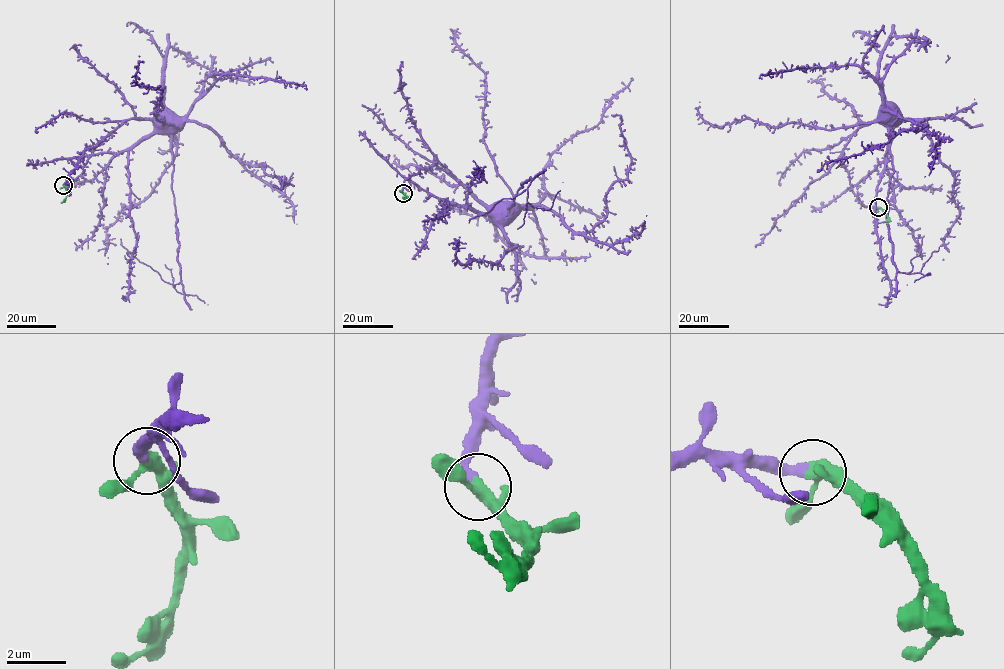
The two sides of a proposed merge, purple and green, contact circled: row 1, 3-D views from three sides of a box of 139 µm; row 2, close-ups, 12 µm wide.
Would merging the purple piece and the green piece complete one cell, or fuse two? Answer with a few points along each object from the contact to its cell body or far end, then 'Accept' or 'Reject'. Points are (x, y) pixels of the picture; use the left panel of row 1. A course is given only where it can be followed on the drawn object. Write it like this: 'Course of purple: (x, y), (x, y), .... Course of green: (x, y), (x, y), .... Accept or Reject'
Course of purple: (63, 185), (126, 121), (153, 121), (165, 129), (180, 281), (162, 279), (120, 238). Course of green: (64, 185), (67, 194), (60, 202). Accept

